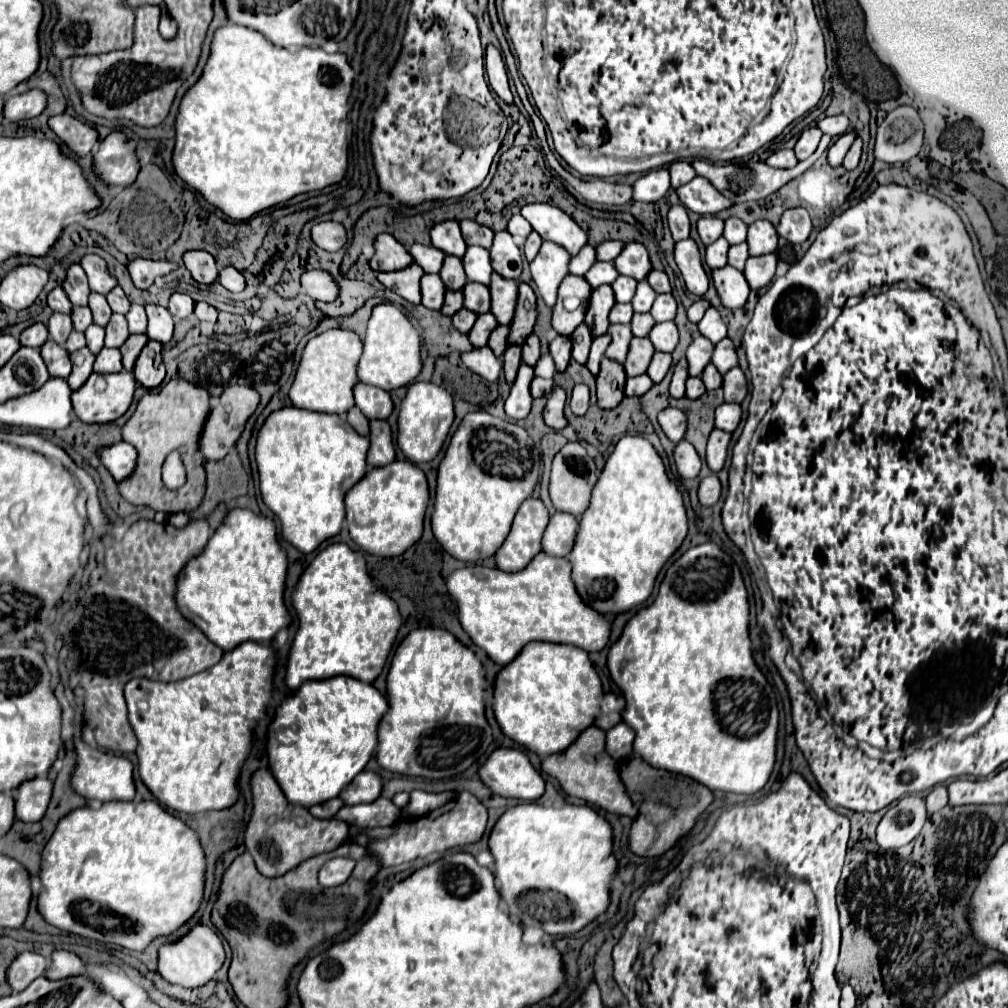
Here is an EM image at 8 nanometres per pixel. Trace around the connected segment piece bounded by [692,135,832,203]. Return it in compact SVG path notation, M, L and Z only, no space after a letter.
M822 135L820 139L820 145L818 149L804 161L800 161L796 167L792 169L774 169L774 167L768 167L766 163L762 161L756 161L756 163L724 163L724 165L716 165L716 163L708 163L706 159L694 159L692 167L696 169L696 173L700 177L706 177L722 195L726 195L728 199L732 199L734 203L746 203L746 201L758 201L758 199L766 199L768 195L772 195L774 191L778 191L782 185L786 185L788 181L792 181L794 177L802 175L830 145L830 139L828 135Z

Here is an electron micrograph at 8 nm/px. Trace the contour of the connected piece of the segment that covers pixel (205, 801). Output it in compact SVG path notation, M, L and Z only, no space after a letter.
M246 641L232 651L224 651L220 663L192 677L170 683L142 677L126 683L124 695L128 705L128 721L138 739L138 773L158 803L180 813L226 809L236 803L236 779L250 751L252 729L258 719L262 719L264 707L270 699L274 665L276 655L270 647L256 641Z

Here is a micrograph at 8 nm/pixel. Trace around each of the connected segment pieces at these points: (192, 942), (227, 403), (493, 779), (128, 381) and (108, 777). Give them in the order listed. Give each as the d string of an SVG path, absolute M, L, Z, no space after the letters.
M194 925L184 937L180 937L174 943L164 943L158 949L158 973L166 981L182 987L202 987L216 975L222 963L224 963L222 941L216 935L216 931L212 931L206 925Z
M234 385L234 387L226 387L220 395L218 405L212 407L206 423L204 423L204 431L200 433L200 453L204 455L206 461L218 461L224 459L224 455L234 447L234 443L238 441L246 419L254 413L258 405L258 393L252 387L242 387L242 385Z
M494 749L478 769L480 781L500 797L536 801L544 793L544 779L518 749Z
M118 371L118 373L108 373L108 375L92 373L88 377L88 381L84 383L84 387L80 387L78 391L72 393L74 413L84 423L108 423L108 421L114 421L114 419L122 417L126 413L126 409L130 407L134 389L136 389L136 379L134 379L134 375L130 371Z
M76 735L72 739L74 743L74 751L76 751L76 767L72 771L72 789L78 795L84 795L86 799L98 799L98 801L130 801L134 799L134 781L132 781L132 763L122 757L122 755L114 755L114 753L104 753L100 749L92 749L86 743L80 741L80 737Z

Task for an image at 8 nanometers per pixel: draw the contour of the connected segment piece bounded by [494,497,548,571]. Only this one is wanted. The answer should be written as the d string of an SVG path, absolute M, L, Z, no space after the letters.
M540 499L524 501L514 517L512 529L498 547L494 559L502 571L520 571L528 561L540 553L540 539L548 525L548 511Z

